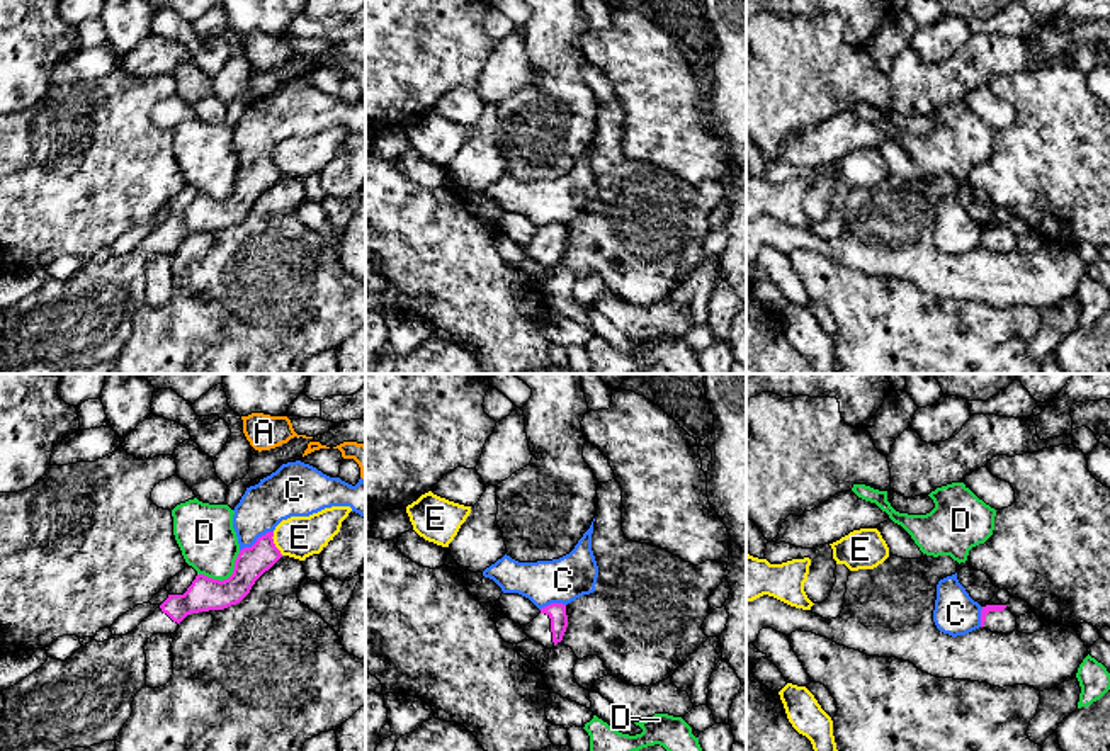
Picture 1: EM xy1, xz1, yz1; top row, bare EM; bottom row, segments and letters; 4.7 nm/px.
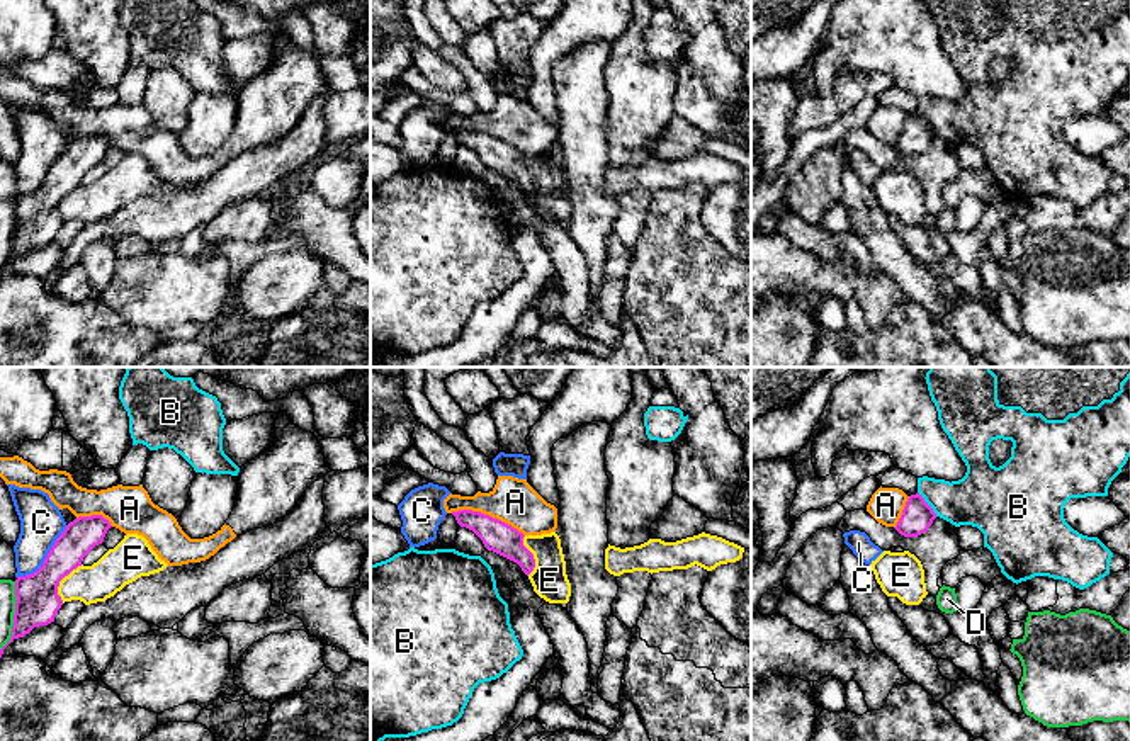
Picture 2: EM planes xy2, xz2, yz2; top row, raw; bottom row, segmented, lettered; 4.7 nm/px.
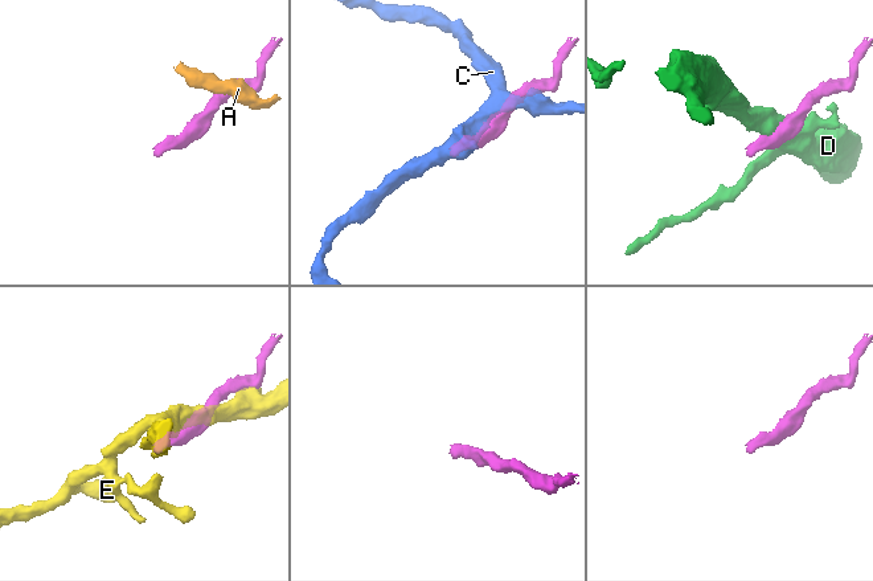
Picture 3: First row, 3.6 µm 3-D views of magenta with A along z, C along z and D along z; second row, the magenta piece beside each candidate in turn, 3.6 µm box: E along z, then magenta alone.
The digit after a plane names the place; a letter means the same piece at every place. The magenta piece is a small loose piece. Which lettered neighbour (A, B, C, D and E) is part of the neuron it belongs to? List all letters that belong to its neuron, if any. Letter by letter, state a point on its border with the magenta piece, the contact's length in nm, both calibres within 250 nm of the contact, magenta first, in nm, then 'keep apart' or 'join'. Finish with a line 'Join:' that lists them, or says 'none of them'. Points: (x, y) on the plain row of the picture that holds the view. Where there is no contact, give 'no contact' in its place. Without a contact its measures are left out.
A: meets magenta in xz2 at (488, 135); contact 360 nm long; 150 nm thick on the magenta side, 220 nm on the other; keep apart
B: meets magenta in yz2 at (926, 123); contact 150 nm long; 150 nm thick on the magenta side, 260 nm on the other; keep apart
C: meets magenta in xy2 at (46, 177); contact 340 nm long; 200 nm thick on the magenta side, 200 nm on the other; keep apart
D: meets magenta in xy1 at (225, 199); contact 240 nm long; 160 nm thick on the magenta side, 280 nm on the other; keep apart
E: meets magenta in xy2 at (60, 199); contact 200 nm long; 200 nm thick on the magenta side, 180 nm on the other; keep apart
Join: none of them

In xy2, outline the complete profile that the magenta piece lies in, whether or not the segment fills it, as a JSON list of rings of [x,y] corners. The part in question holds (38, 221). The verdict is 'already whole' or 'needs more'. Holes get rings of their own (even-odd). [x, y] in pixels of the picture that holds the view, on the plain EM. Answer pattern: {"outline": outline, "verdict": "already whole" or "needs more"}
{"outline": [[[102,134],[78,136],[66,144],[63,153],[56,158],[54,165],[48,172],[42,185],[27,195],[19,195],[15,199],[15,233],[10,260],[0,269],[0,277],[3,269],[19,257],[29,253],[34,246],[48,245],[54,241],[58,229],[63,224],[61,216],[58,214],[59,201],[68,195],[73,189],[82,185],[83,177],[99,163],[104,161],[110,141]]], "verdict": "already whole"}

